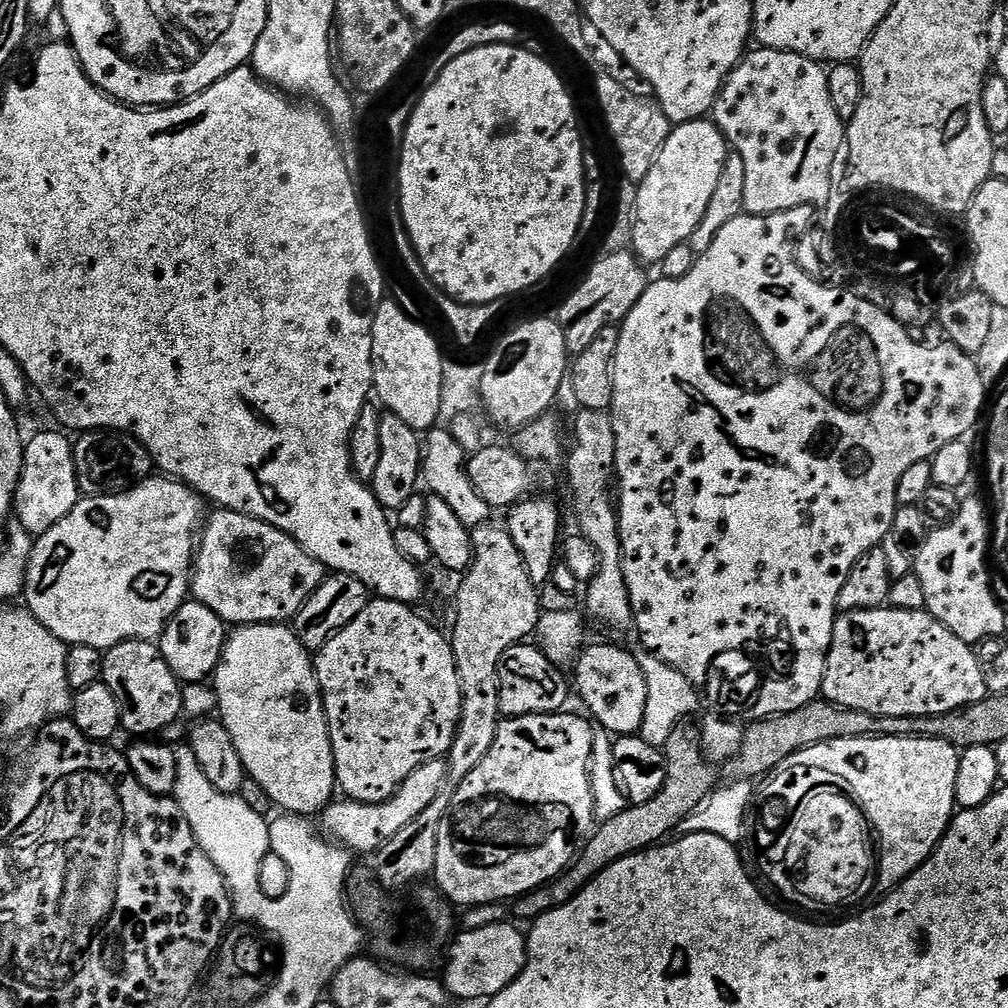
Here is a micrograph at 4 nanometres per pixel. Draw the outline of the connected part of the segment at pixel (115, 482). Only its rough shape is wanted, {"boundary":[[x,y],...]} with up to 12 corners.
{"boundary":[[84,430],[72,453],[84,496],[113,496],[153,475],[131,432]]}

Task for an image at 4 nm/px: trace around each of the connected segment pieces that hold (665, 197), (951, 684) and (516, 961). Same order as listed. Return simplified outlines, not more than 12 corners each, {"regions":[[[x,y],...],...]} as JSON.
{"regions":[[[715,119],[673,127],[638,194],[630,248],[688,243],[726,162]],[[927,611],[837,615],[823,699],[941,716],[989,690]],[[500,921],[451,941],[449,997],[489,1000],[525,966],[527,939]]]}

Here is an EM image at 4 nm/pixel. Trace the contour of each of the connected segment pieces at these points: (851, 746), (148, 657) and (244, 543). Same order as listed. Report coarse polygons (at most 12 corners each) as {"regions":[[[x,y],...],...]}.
{"regions":[[[859,736],[790,754],[842,778],[887,894],[958,808],[945,740]],[[151,640],[104,652],[120,726],[160,734],[184,708],[182,684]],[[216,510],[191,595],[228,626],[291,621],[326,569]]]}

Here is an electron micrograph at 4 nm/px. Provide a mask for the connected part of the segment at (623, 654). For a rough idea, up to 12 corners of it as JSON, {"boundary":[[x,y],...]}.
{"boundary":[[588,646],[574,688],[609,734],[639,733],[646,678],[627,647]]}

